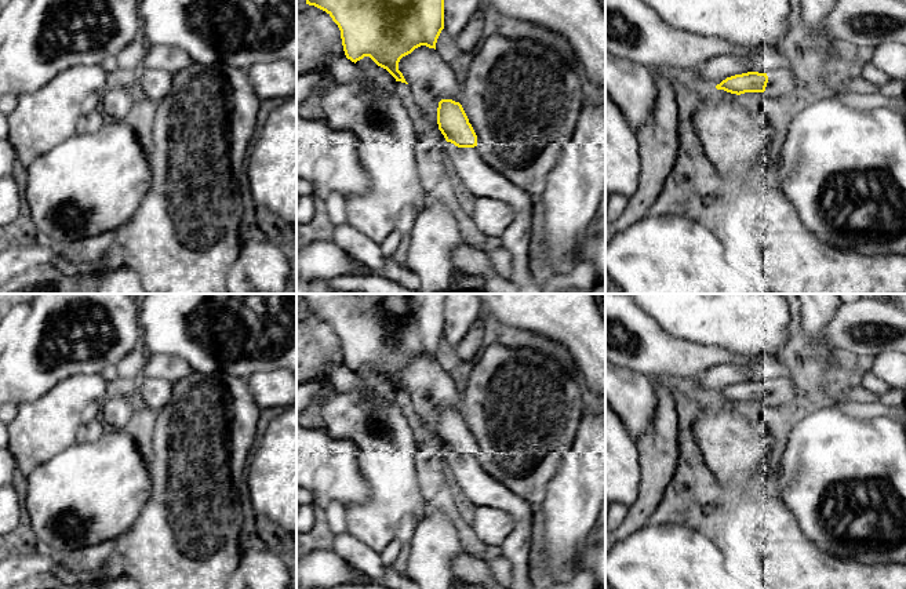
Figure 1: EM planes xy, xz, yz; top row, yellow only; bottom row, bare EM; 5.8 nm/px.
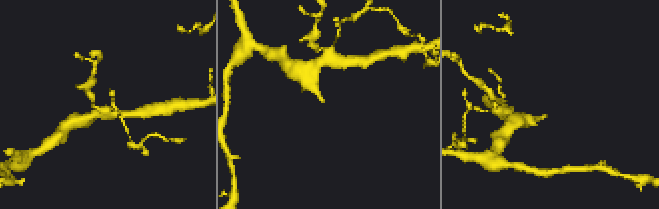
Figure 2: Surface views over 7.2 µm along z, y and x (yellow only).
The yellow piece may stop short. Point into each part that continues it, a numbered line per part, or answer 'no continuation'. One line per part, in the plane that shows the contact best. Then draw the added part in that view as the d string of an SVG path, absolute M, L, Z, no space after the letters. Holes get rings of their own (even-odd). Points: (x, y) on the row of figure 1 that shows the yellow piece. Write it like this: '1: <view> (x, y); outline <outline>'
1: xz (519, 237); outline M445 141L440 153L445 159L448 170L455 172L476 197L487 196L503 200L514 208L514 221L499 237L502 247L512 255L509 280L517 286L517 294L542 294L538 284L539 274L531 261L538 229L536 199L494 171L481 159L477 146L458 148Z

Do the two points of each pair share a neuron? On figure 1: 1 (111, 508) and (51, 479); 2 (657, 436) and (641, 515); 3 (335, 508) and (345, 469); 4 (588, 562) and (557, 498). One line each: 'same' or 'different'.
1: same
2: same
3: different
4: different

